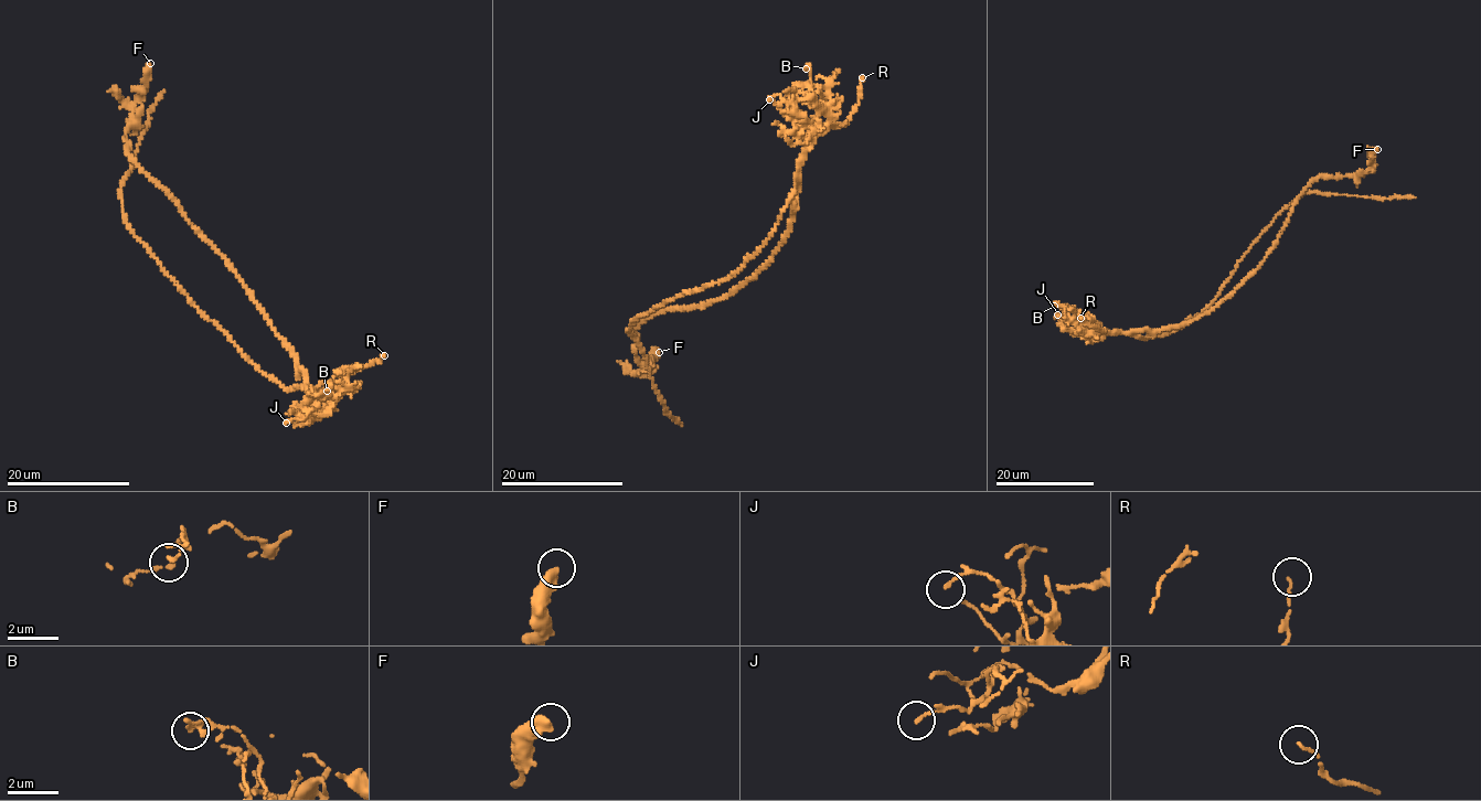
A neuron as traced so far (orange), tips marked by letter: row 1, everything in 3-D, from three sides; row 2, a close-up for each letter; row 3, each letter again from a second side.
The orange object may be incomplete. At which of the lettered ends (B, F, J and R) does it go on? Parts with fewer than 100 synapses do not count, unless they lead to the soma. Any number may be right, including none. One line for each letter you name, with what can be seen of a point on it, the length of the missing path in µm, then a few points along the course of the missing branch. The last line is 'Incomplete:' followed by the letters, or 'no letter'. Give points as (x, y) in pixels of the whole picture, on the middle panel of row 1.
Incomplete: no letter

